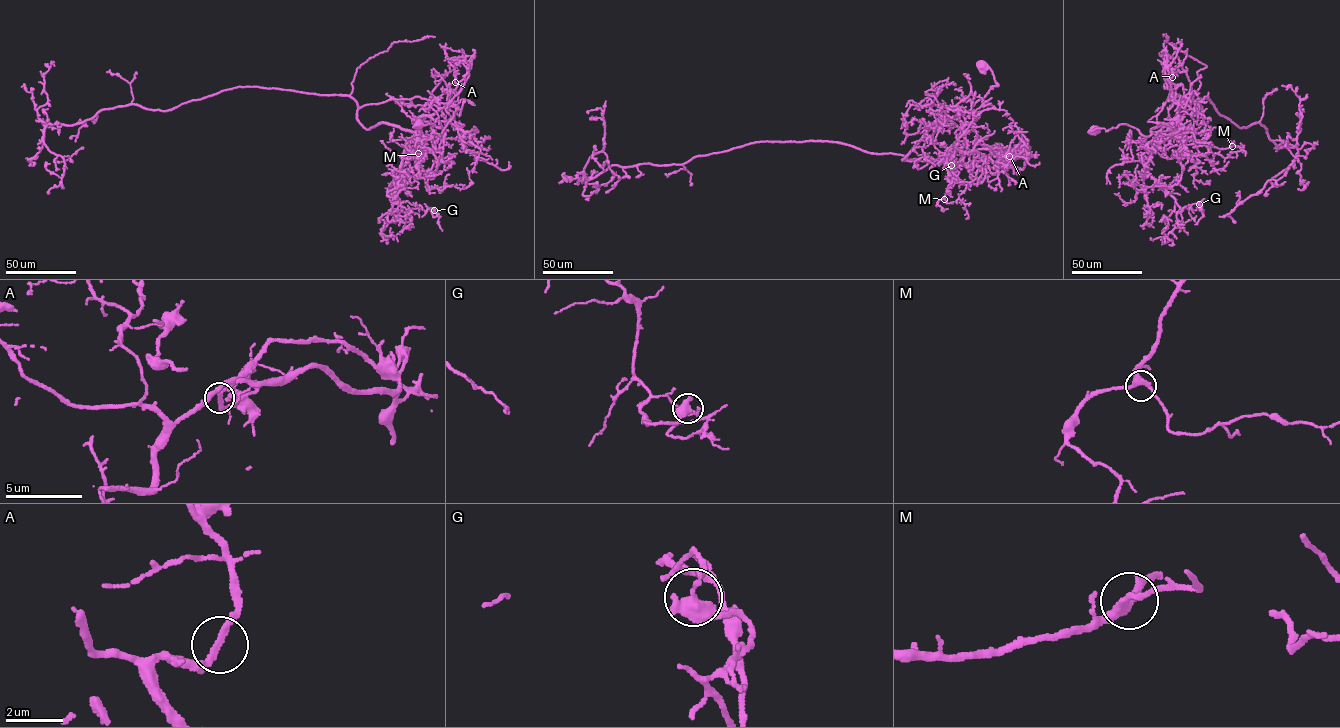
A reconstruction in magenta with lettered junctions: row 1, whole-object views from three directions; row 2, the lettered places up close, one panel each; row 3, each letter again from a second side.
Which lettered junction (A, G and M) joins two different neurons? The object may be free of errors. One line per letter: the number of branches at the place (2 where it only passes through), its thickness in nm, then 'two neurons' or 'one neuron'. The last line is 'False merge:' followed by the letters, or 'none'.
A: 2 | 220 nm | one neuron
G: 2 | 500 nm | two neurons
M: 3 | 320 nm | one neuron
False merge: G

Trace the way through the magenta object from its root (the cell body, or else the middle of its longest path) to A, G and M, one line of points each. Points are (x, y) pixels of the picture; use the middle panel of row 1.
A: (983, 65), (996, 85), (965, 119), (964, 146), (997, 164), (1009, 156)
G: (983, 65), (996, 85), (974, 105), (963, 128), (942, 111), (926, 130), (926, 139), (951, 165)
M: (983, 65), (992, 72), (996, 85), (974, 105), (957, 140), (947, 150), (942, 162), (957, 181), (944, 199)

